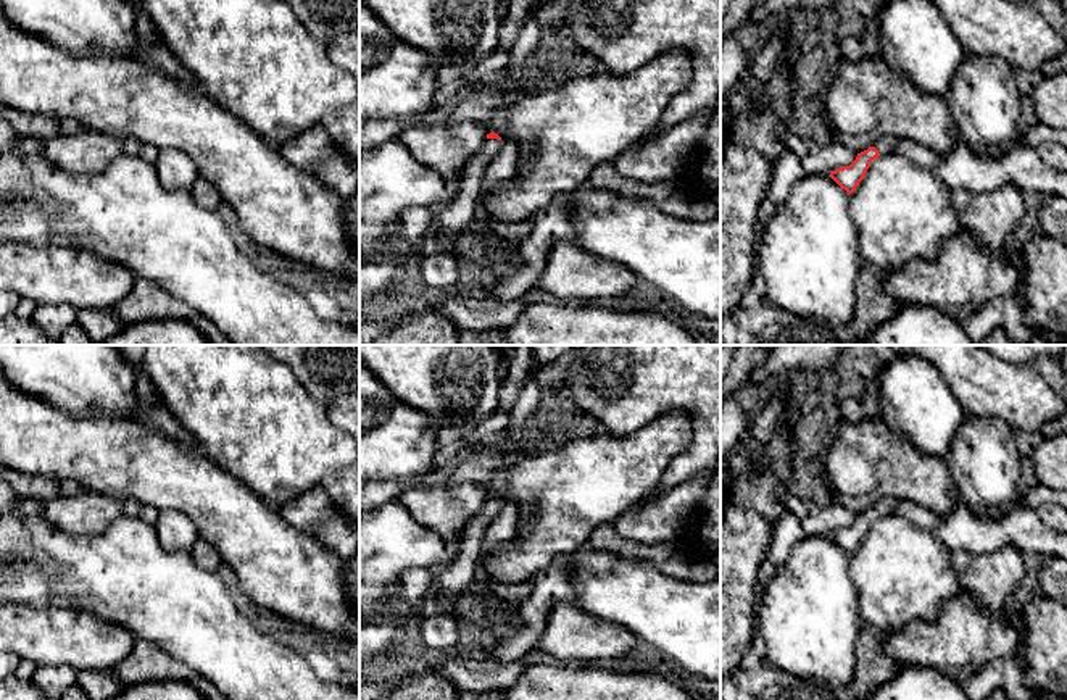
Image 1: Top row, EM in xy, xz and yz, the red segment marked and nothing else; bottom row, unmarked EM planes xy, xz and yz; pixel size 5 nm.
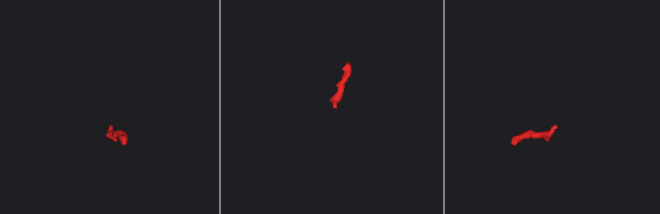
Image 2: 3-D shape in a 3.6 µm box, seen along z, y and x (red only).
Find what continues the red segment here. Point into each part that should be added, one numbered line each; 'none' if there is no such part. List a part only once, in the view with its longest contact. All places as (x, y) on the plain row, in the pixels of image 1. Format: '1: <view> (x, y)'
1: xz (458, 576)

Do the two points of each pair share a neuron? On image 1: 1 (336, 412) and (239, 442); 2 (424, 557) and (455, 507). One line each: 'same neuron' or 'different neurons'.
1: different neurons
2: different neurons

